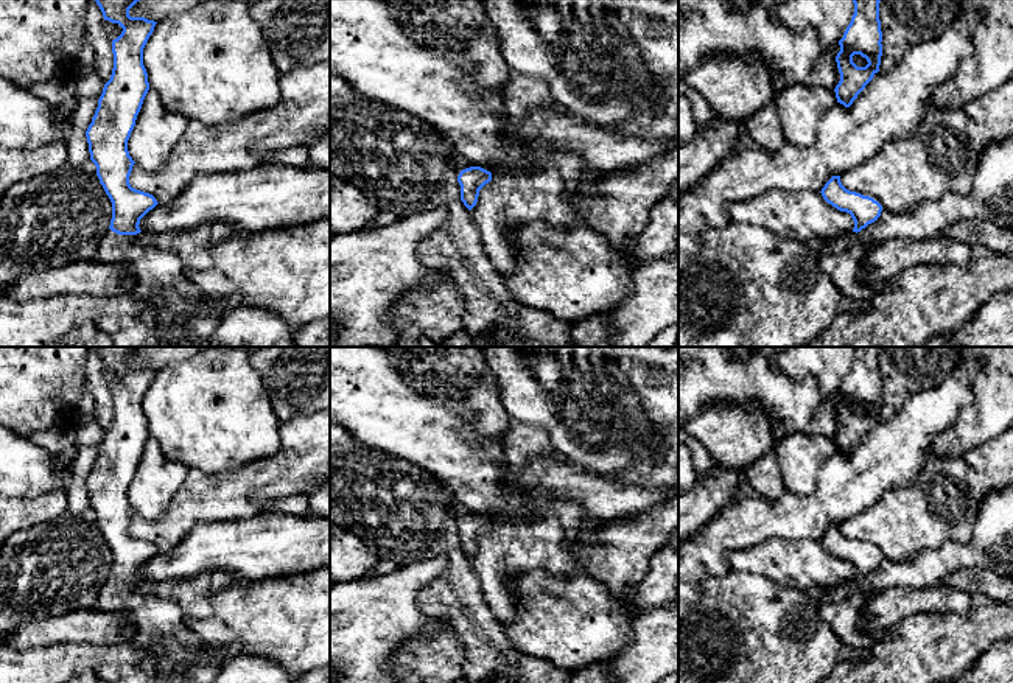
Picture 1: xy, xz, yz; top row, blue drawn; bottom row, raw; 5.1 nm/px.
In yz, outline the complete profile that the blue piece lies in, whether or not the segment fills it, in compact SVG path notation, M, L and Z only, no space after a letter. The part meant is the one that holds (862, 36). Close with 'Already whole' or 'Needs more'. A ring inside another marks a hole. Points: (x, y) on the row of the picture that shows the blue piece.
M853 0L854 14L839 40L836 56L840 81L836 86L837 103L850 107L857 95L879 72L882 31L879 20L881 0Z. Already whole

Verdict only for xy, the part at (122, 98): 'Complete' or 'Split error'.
Split error

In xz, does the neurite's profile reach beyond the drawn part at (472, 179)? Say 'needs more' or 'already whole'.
needs more

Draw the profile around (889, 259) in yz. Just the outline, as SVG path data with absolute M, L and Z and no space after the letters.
M945 236L931 240L898 240L892 238L868 249L862 266L862 280L878 285L893 278L907 268L924 264L959 264L971 258L968 244Z

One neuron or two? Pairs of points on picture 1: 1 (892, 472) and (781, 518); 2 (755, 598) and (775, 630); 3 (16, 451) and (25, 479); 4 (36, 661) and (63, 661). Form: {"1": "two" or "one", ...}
{"1": "one", "2": "one", "3": "one", "4": "one"}

